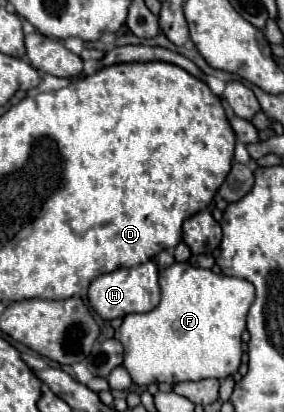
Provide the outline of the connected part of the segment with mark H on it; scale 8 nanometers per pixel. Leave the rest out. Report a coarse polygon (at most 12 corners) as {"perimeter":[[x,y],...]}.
{"perimeter":[[153,261],[89,285],[103,319],[147,313],[161,301]]}

